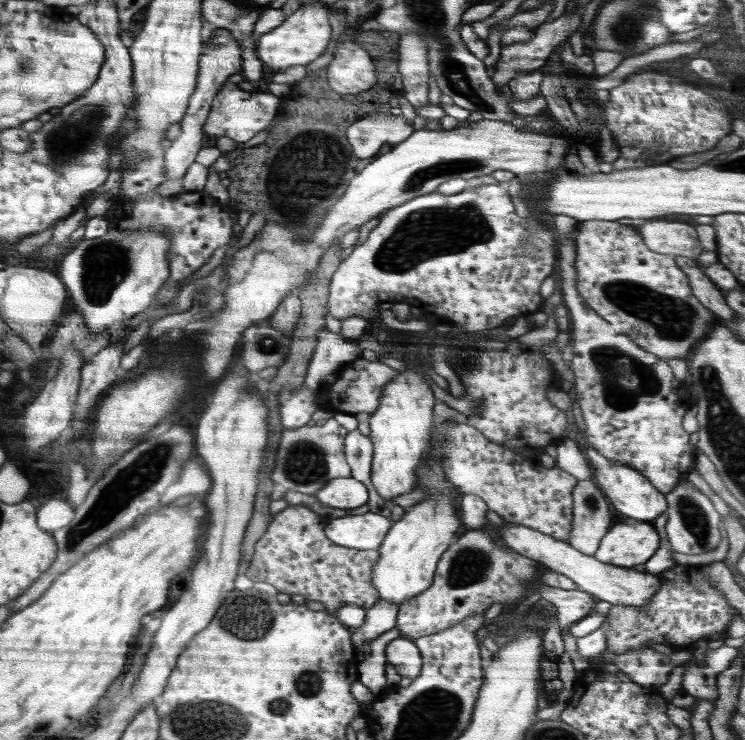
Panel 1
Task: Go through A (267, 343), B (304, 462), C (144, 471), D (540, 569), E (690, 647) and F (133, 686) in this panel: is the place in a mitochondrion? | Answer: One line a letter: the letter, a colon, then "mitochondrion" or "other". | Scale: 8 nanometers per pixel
A: mitochondrion
B: mitochondrion
C: mitochondrion
D: other
E: other
F: other

